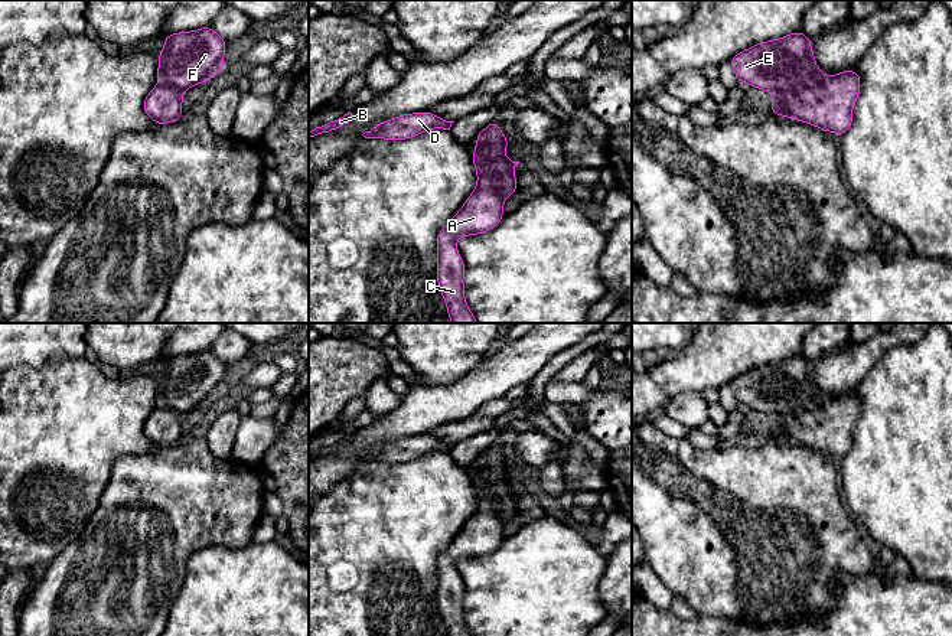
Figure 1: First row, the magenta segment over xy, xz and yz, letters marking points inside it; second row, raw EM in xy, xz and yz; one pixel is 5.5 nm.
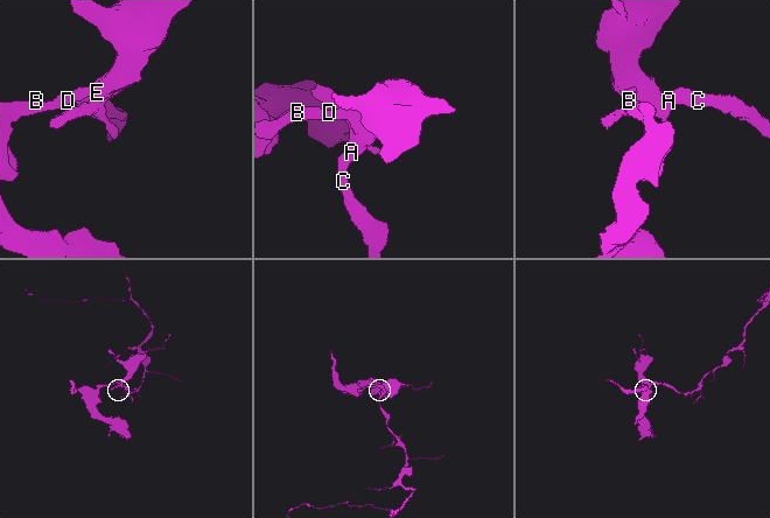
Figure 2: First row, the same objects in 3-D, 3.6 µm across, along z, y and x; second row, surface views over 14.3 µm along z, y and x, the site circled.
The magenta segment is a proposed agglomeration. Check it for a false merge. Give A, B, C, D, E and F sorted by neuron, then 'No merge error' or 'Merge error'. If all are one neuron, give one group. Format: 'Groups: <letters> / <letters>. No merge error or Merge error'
Groups: A C / B D E F. Merge error

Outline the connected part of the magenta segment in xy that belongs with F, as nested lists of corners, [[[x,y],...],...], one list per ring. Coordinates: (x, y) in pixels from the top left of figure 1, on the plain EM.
[[[211,349],[164,359],[159,378],[159,405],[179,415],[212,402],[224,387],[226,363]]]

